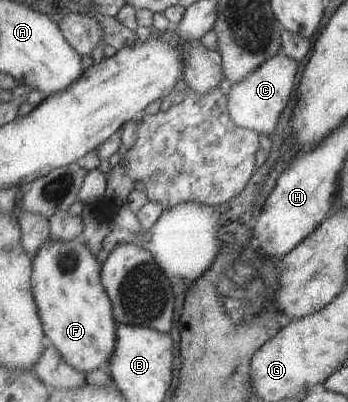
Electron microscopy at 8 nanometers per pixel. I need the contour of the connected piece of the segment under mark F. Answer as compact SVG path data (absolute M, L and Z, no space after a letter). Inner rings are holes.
M47 238L32 256L30 291L33 295L42 331L47 343L53 345L63 360L75 370L85 374L98 368L106 369L115 348L116 320L111 303L100 281L101 264L80 238L60 241Z

